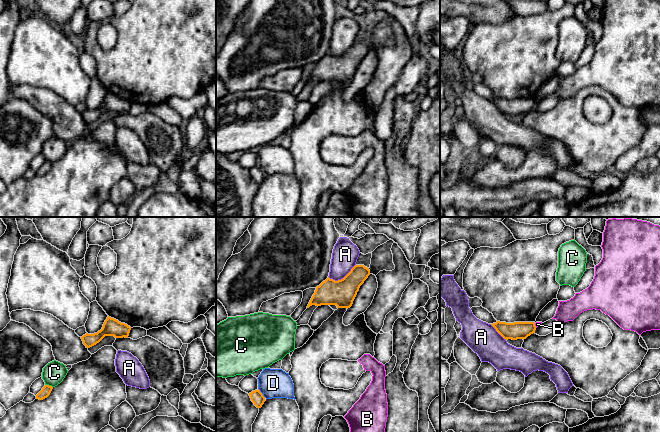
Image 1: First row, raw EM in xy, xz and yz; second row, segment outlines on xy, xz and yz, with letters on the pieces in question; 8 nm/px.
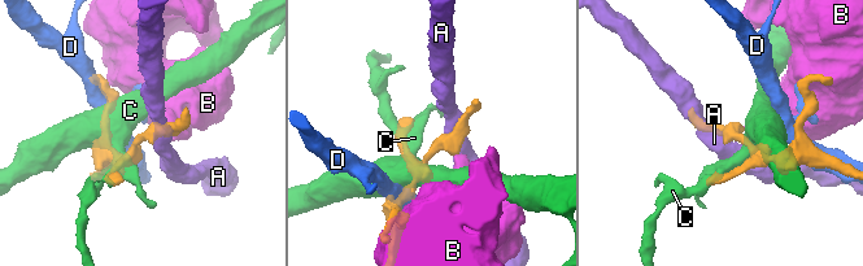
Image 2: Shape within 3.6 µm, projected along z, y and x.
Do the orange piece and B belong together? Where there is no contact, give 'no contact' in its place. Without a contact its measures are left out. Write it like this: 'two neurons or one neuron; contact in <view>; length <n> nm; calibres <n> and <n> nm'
two neurons; contact in yz; length 40 nm; calibres 140 and 40 nm

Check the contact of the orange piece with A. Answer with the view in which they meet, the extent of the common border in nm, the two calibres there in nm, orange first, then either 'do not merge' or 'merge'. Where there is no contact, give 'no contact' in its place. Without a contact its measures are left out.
xz | 240 nm | 220/200 nm | do not merge

